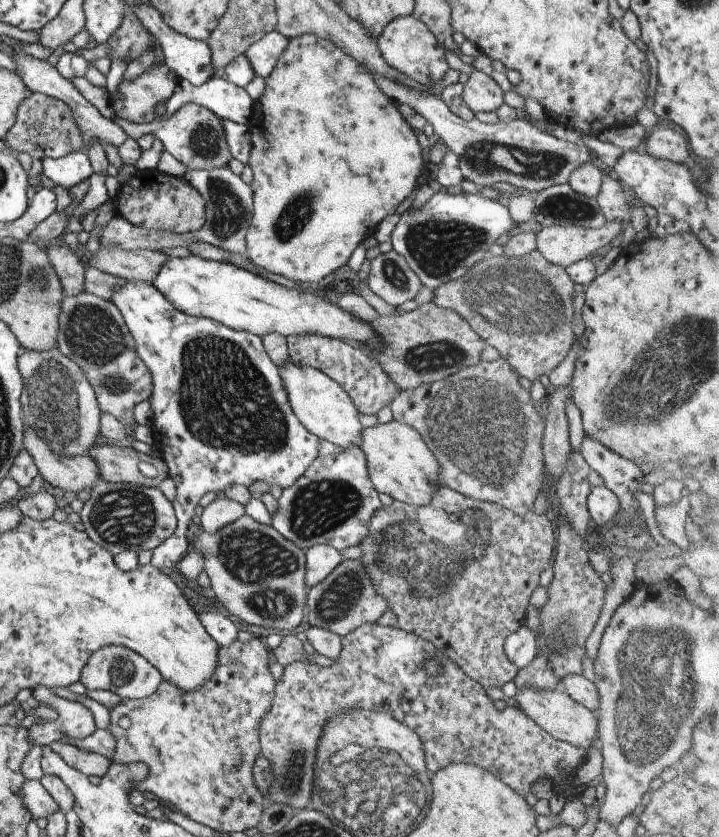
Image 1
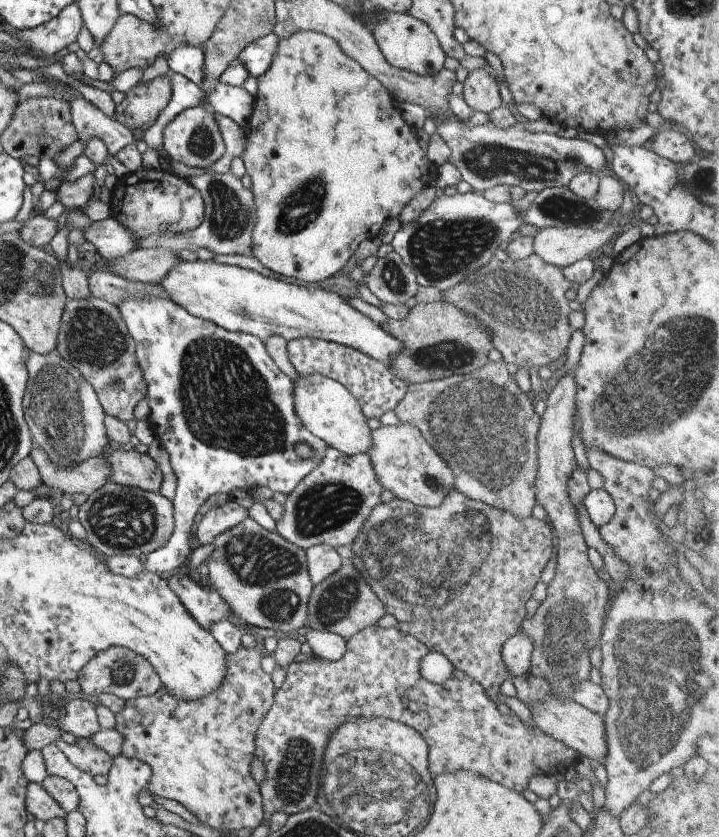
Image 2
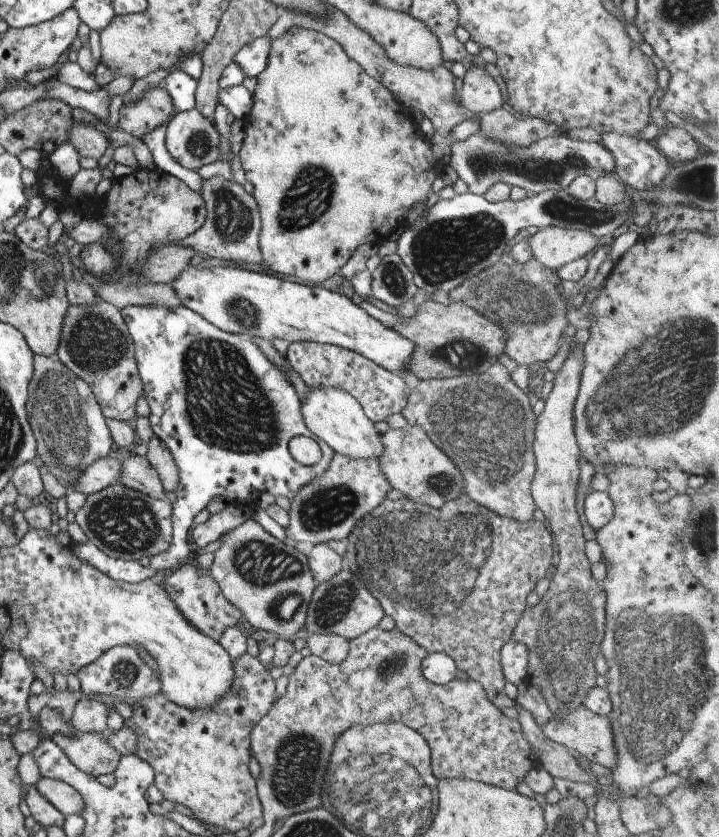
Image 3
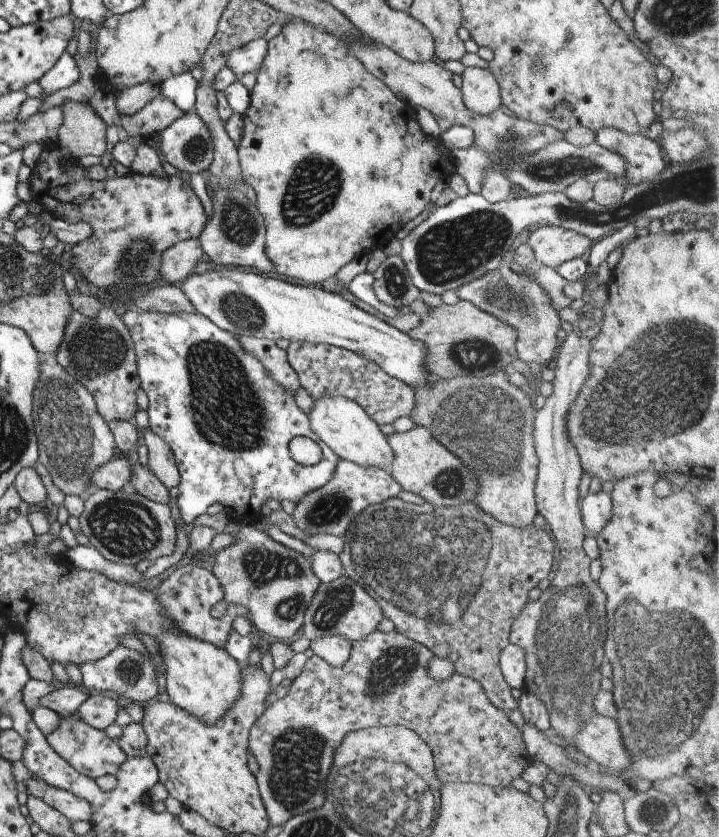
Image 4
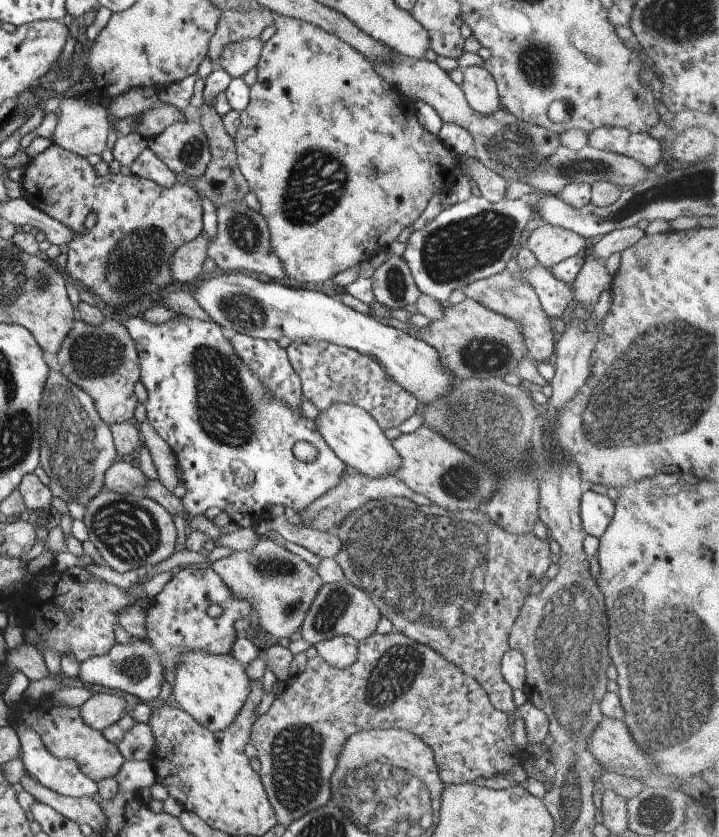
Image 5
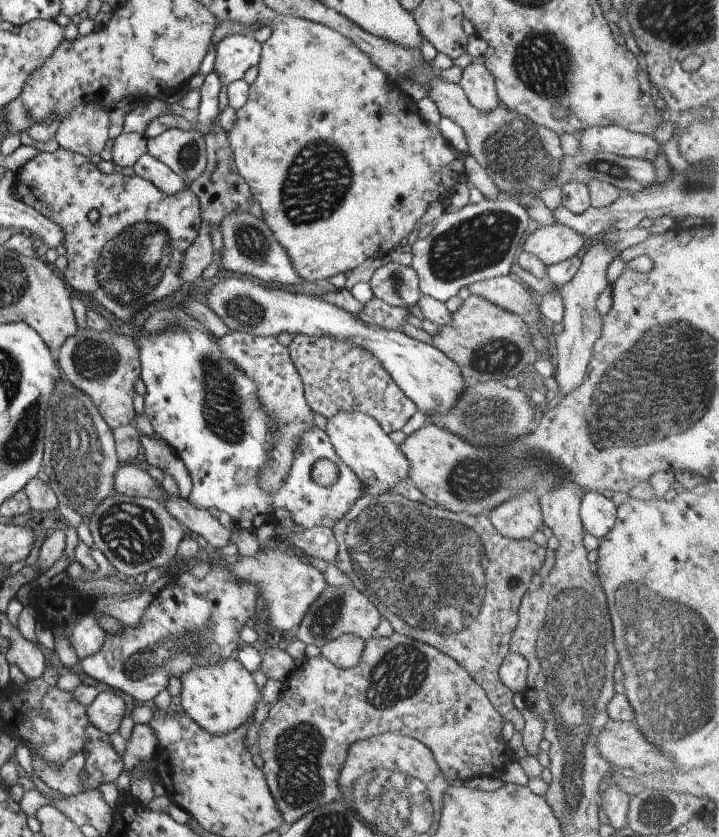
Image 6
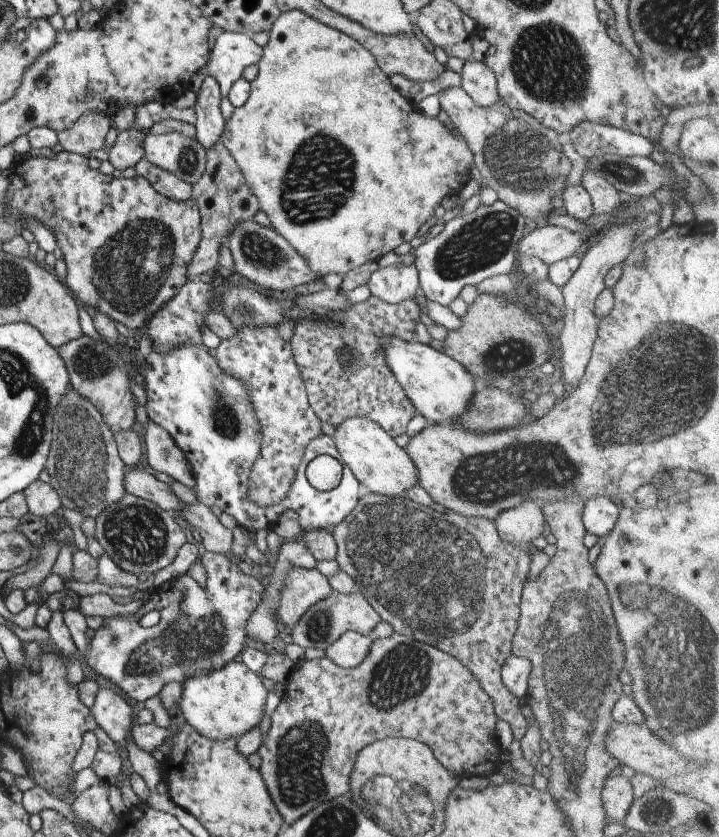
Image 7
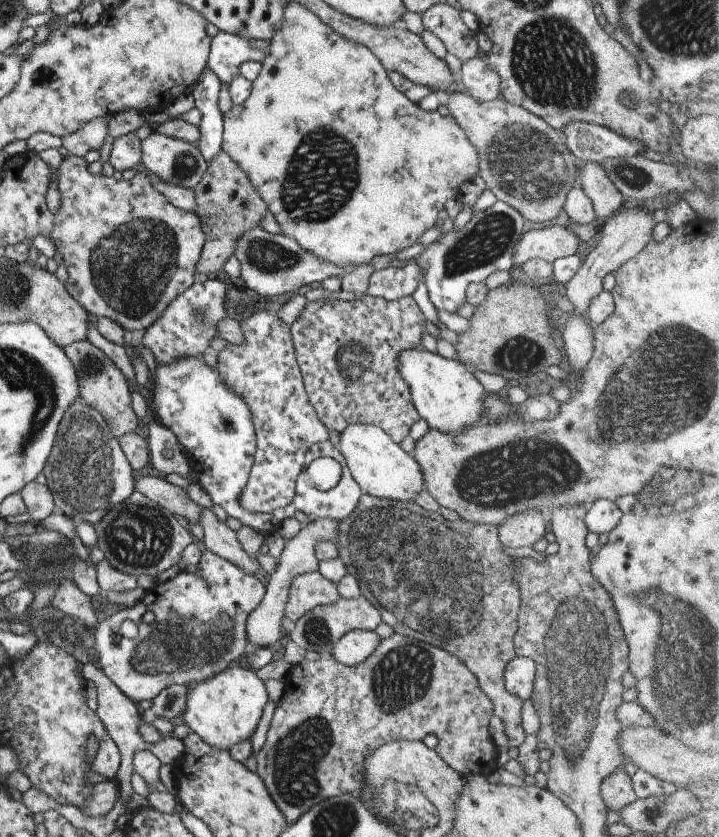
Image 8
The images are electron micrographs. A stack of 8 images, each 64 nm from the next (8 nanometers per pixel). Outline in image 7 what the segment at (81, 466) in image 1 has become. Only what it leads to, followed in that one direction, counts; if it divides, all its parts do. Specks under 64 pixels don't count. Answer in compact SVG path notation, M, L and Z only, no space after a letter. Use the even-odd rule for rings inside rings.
M127 467L123 474L123 488L127 494L148 500L166 511L179 512L181 506L185 506L169 486L157 480L151 473Z

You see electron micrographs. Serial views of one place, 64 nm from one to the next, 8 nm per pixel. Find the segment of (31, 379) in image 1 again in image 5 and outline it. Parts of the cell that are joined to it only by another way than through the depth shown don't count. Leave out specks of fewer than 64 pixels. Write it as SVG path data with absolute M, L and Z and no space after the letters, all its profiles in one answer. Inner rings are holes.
M49 369L39 402L41 448L39 464L48 476L52 496L65 504L73 501L86 507L103 487L103 474L113 464L116 452L110 427L103 422L94 402L63 374Z

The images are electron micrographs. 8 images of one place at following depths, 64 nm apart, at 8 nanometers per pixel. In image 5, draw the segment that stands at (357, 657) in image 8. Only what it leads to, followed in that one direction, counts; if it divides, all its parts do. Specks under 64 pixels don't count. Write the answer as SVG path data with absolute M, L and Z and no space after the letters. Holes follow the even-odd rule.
M339 635L313 645L316 654L336 669L351 666L357 658L357 640L351 636Z

